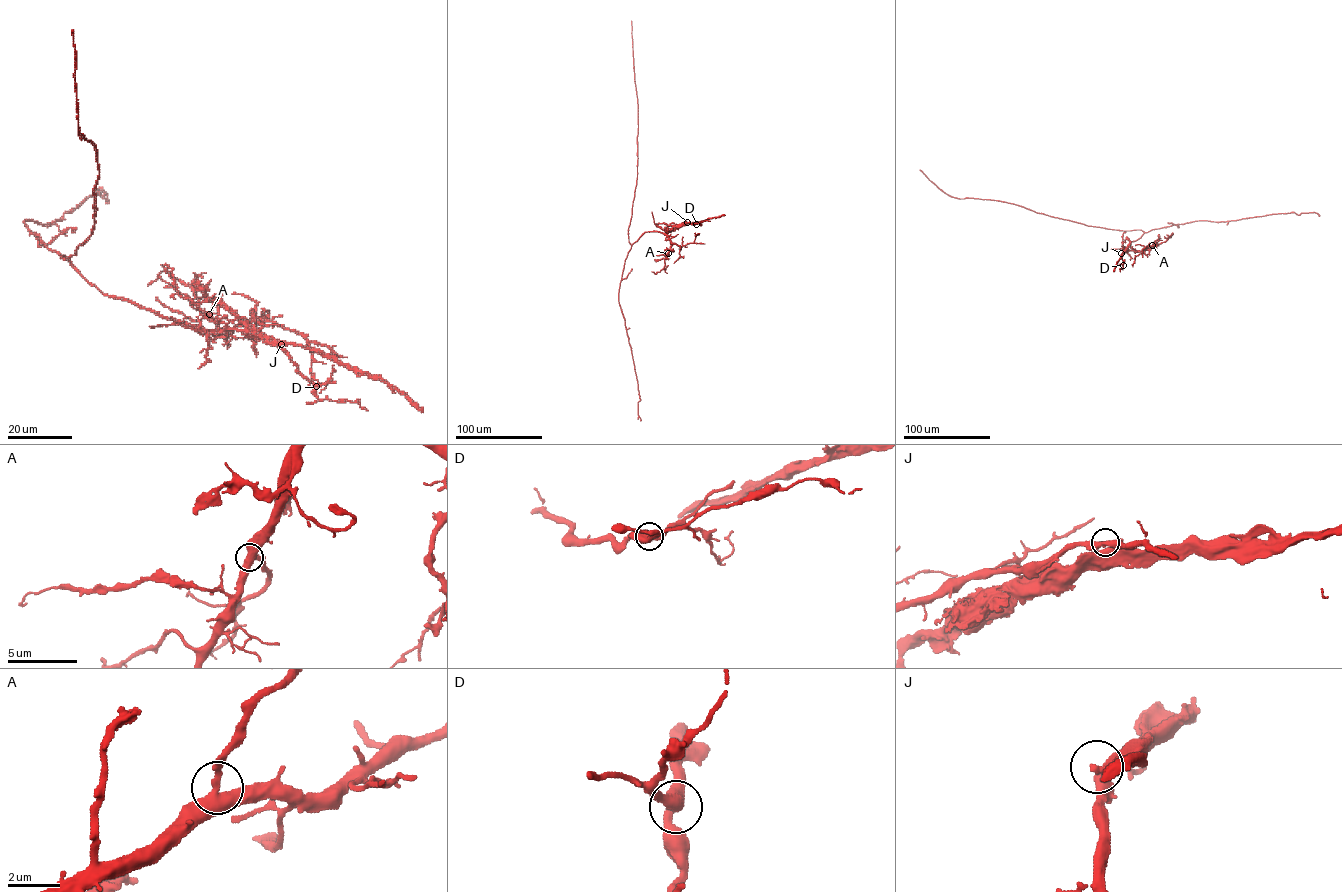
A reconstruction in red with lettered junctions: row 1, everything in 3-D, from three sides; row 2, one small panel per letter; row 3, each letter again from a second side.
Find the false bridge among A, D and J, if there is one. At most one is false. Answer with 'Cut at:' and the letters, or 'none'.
Cut at: J

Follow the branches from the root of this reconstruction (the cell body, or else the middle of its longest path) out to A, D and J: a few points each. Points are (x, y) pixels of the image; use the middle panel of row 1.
A: (630, 220), (628, 236), (631, 245), (645, 232), (657, 231), (664, 234), (671, 244), (668, 253)
D: (630, 220), (628, 236), (631, 245), (645, 232), (666, 234), (685, 222), (696, 224)
J: (630, 220), (628, 236), (631, 245), (645, 232), (666, 234), (673, 227), (687, 222)

